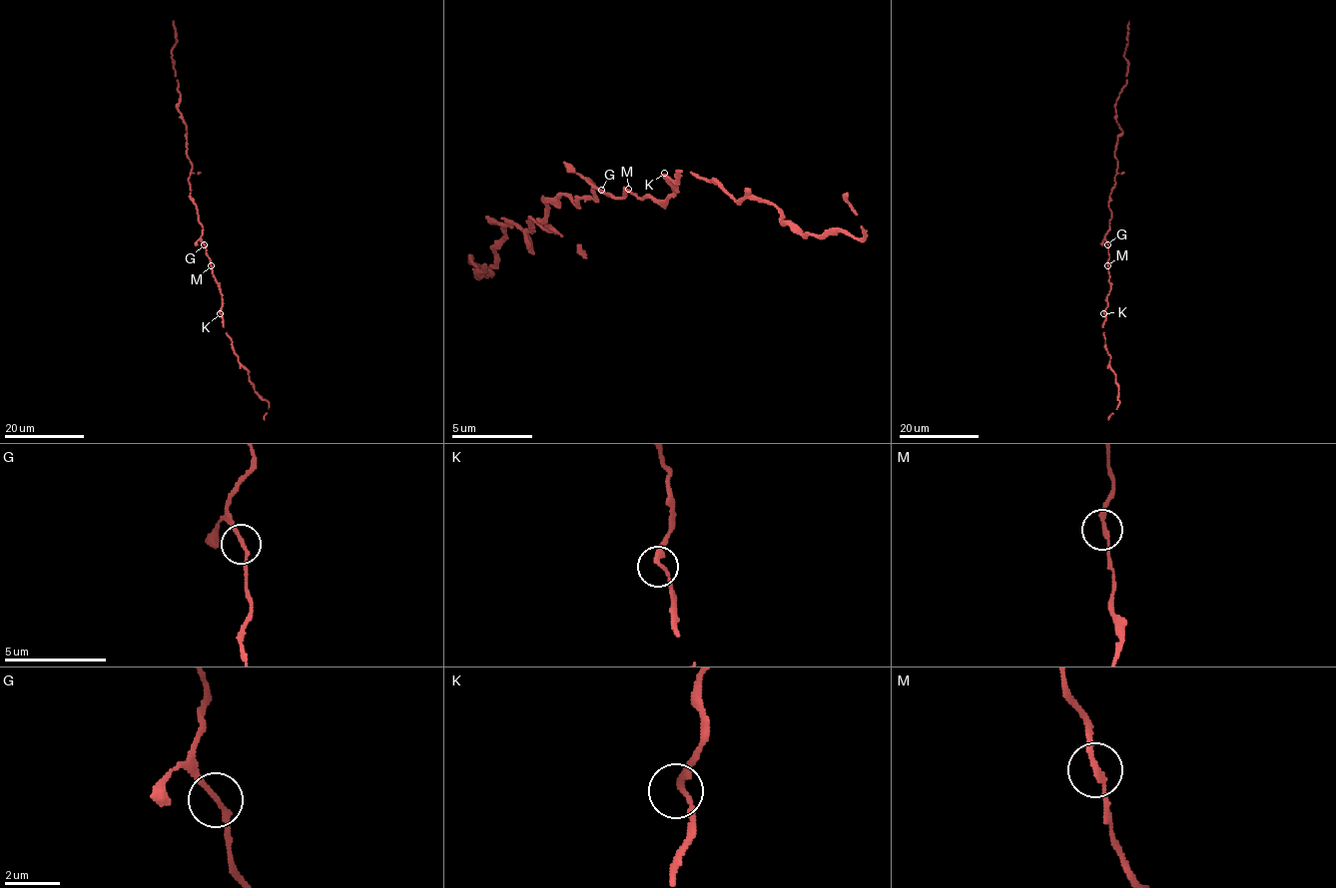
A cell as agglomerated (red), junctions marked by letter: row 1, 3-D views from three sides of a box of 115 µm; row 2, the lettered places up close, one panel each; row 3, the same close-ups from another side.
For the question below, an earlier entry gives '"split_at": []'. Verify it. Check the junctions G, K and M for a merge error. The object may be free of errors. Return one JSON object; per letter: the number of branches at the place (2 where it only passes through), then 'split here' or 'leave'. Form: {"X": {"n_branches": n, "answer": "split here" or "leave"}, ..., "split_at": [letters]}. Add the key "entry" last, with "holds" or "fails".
{"G": {"n_branches": 2, "answer": "leave"}, "K": {"n_branches": 2, "answer": "leave"}, "M": {"n_branches": 2, "answer": "leave"}, "split_at": [], "entry": "holds"}

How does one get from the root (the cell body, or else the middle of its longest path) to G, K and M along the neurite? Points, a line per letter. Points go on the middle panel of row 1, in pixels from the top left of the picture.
G: (592, 197), (596, 197), (596, 189), (588, 181), (600, 189)
K: (592, 197), (596, 197), (596, 189), (588, 181), (612, 197), (632, 193), (660, 201), (677, 189), (664, 173)
M: (592, 197), (596, 197), (596, 189), (588, 181), (612, 197), (620, 197), (628, 189)

